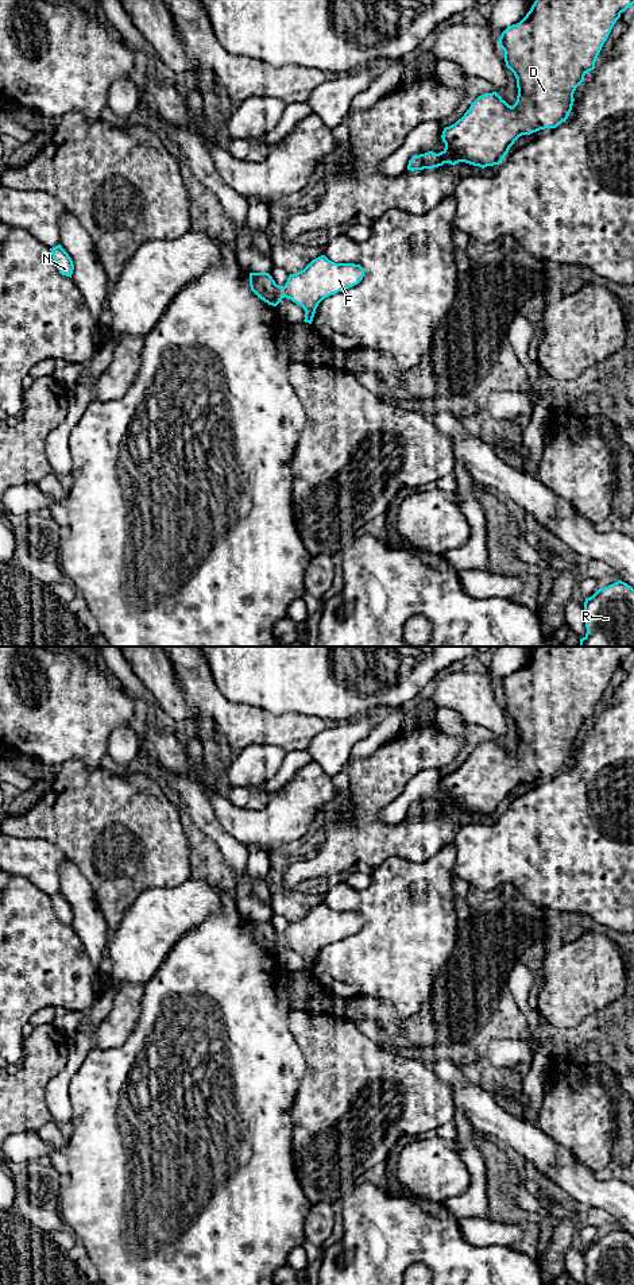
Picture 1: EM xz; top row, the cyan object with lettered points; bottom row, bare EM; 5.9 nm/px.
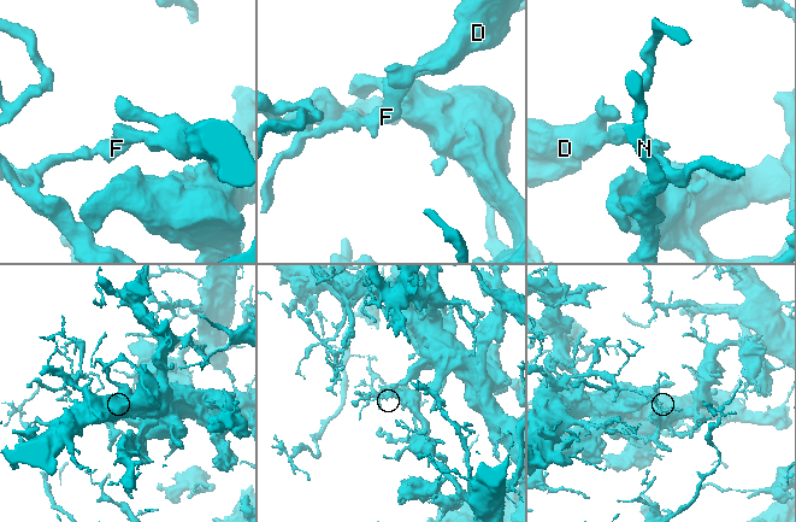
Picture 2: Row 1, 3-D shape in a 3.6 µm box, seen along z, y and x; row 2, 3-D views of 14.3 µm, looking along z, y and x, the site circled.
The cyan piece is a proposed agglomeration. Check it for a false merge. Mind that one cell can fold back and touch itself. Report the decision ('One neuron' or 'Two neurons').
One neuron

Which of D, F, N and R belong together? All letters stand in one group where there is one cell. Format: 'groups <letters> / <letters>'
groups D F N R

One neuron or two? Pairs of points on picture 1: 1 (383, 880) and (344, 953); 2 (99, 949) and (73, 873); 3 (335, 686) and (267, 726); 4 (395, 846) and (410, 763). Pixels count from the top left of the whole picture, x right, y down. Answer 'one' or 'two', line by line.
1: one
2: one
3: two
4: one

